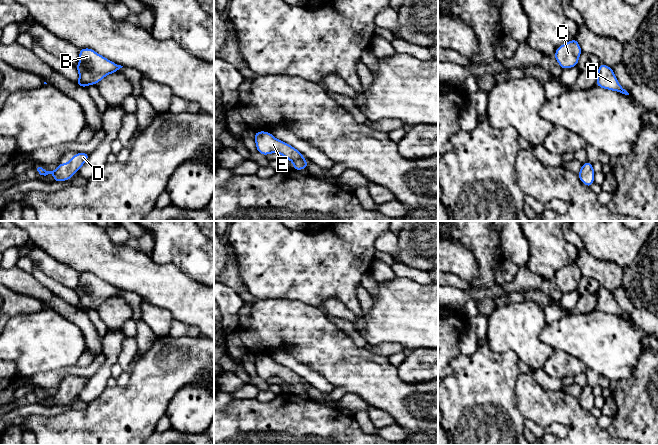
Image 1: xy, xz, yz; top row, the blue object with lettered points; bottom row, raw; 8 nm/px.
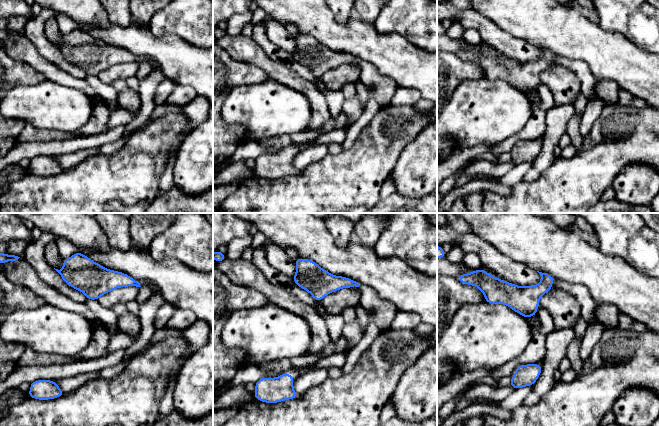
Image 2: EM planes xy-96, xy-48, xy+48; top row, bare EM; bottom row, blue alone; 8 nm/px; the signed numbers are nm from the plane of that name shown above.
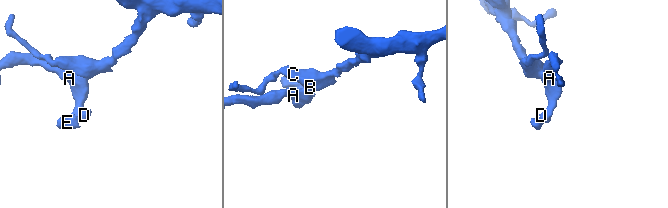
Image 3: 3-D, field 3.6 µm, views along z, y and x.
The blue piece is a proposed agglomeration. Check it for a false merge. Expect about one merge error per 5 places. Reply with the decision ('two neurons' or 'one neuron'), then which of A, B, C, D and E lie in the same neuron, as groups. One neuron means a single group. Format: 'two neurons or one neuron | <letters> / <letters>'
one neuron | A B C D E

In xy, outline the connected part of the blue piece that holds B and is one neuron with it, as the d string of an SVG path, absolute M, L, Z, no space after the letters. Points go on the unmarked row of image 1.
M91 272L79 273L79 287L75 290L79 303L76 308L86 313L87 309L99 307L105 300L117 296L123 290L103 281Z

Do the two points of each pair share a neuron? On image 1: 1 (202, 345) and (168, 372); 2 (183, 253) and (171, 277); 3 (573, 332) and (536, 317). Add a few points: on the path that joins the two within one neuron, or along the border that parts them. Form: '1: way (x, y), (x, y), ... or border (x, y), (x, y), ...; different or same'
1: way (194, 353), (186, 361), (180, 361), (176, 364); same
2: border (153, 261), (159, 264), (173, 264), (195, 281); different
3: border (545, 324), (539, 333), (539, 338), (552, 347); different

